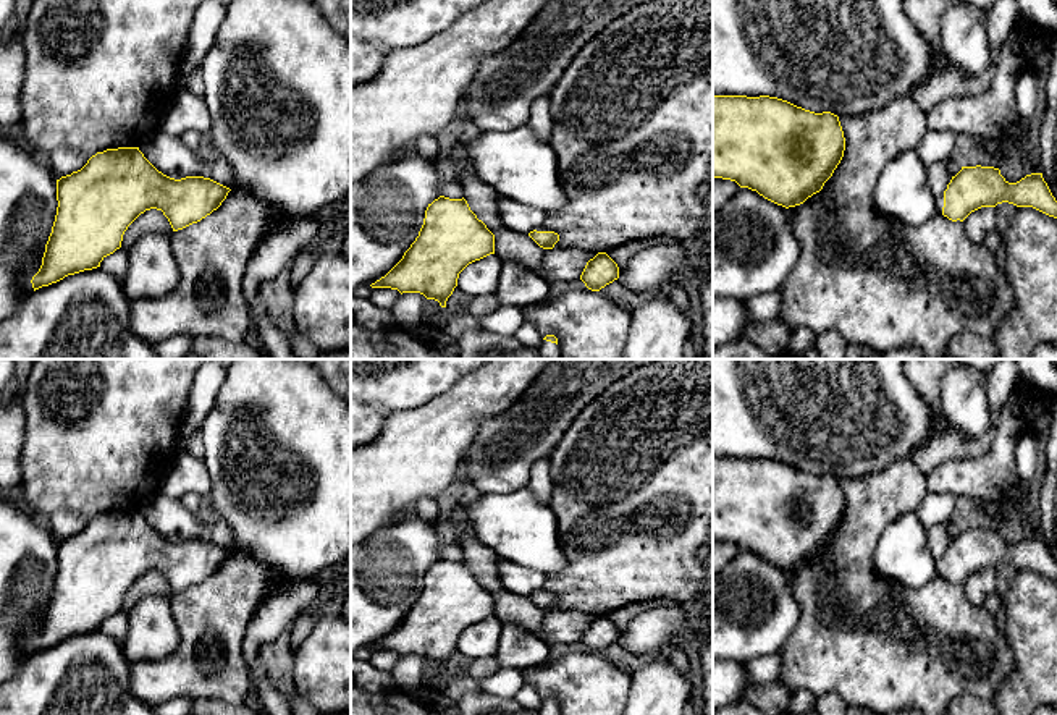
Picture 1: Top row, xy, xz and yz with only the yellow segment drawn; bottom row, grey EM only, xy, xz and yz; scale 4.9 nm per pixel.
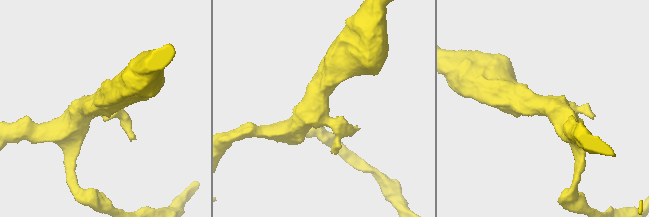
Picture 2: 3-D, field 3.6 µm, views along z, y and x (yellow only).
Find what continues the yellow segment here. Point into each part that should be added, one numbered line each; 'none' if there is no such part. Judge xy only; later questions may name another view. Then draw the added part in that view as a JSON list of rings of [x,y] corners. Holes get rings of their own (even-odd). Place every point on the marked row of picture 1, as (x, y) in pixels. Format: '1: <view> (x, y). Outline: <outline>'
none

